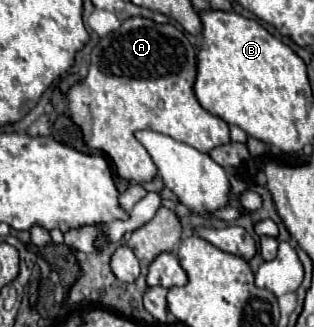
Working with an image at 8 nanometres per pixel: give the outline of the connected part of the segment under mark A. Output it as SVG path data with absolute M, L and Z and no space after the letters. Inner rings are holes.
M131 17L123 21L119 31L107 35L93 49L87 79L73 85L67 93L69 113L71 119L81 127L85 143L93 149L105 151L111 157L119 177L129 181L133 179L135 183L149 183L157 177L157 165L153 163L147 149L137 141L135 131L153 129L157 133L173 137L175 141L191 145L201 153L209 153L211 149L231 141L229 125L199 105L193 93L195 77L197 77L197 49L195 45L191 45L191 41L183 31L179 31L173 25L157 25L155 21L143 17Z

